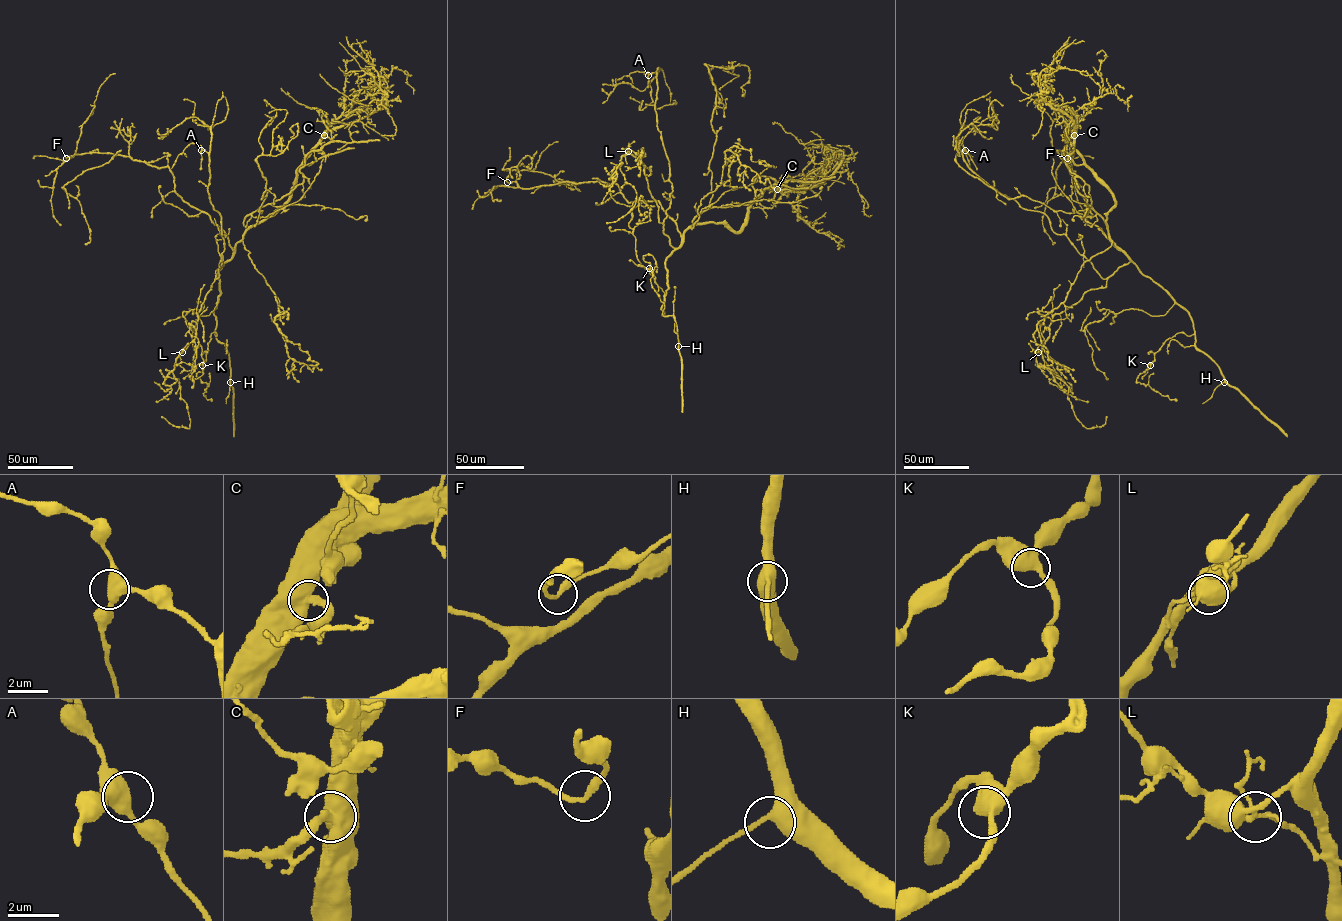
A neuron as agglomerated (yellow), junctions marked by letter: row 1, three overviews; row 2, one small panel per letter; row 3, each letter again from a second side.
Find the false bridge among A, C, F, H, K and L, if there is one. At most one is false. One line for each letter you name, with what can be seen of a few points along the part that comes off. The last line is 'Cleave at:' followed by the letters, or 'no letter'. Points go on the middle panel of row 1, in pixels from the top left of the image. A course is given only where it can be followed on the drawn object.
C: foreign part runs (777, 189), (776, 181), (790, 176)
Cleave at: C

